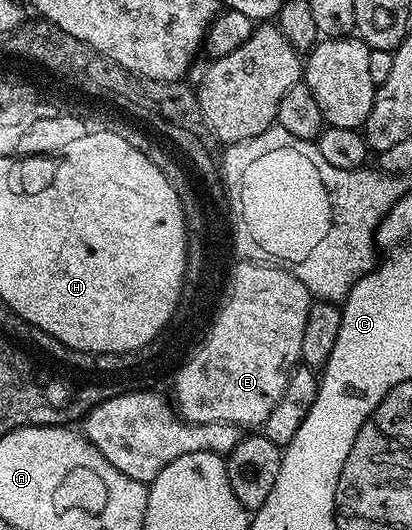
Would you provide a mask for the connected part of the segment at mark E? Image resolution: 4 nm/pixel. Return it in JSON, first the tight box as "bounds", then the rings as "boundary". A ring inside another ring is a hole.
{"bounds":[175,261,314,429],"boundary":[[[268,261],[237,263],[228,279],[228,300],[224,308],[217,313],[204,344],[185,361],[184,368],[176,375],[175,402],[179,414],[189,423],[235,423],[241,429],[256,429],[270,417],[270,409],[278,405],[288,378],[301,362],[302,332],[306,330],[306,317],[314,299],[306,285],[283,266]]]}

